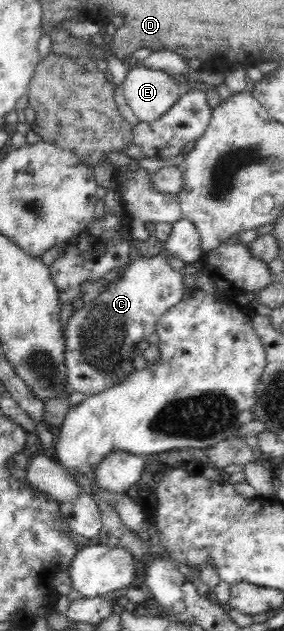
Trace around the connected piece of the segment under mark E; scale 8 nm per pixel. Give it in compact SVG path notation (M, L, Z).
M129 63L121 83L126 103L140 122L162 118L181 97L179 87L167 72Z

